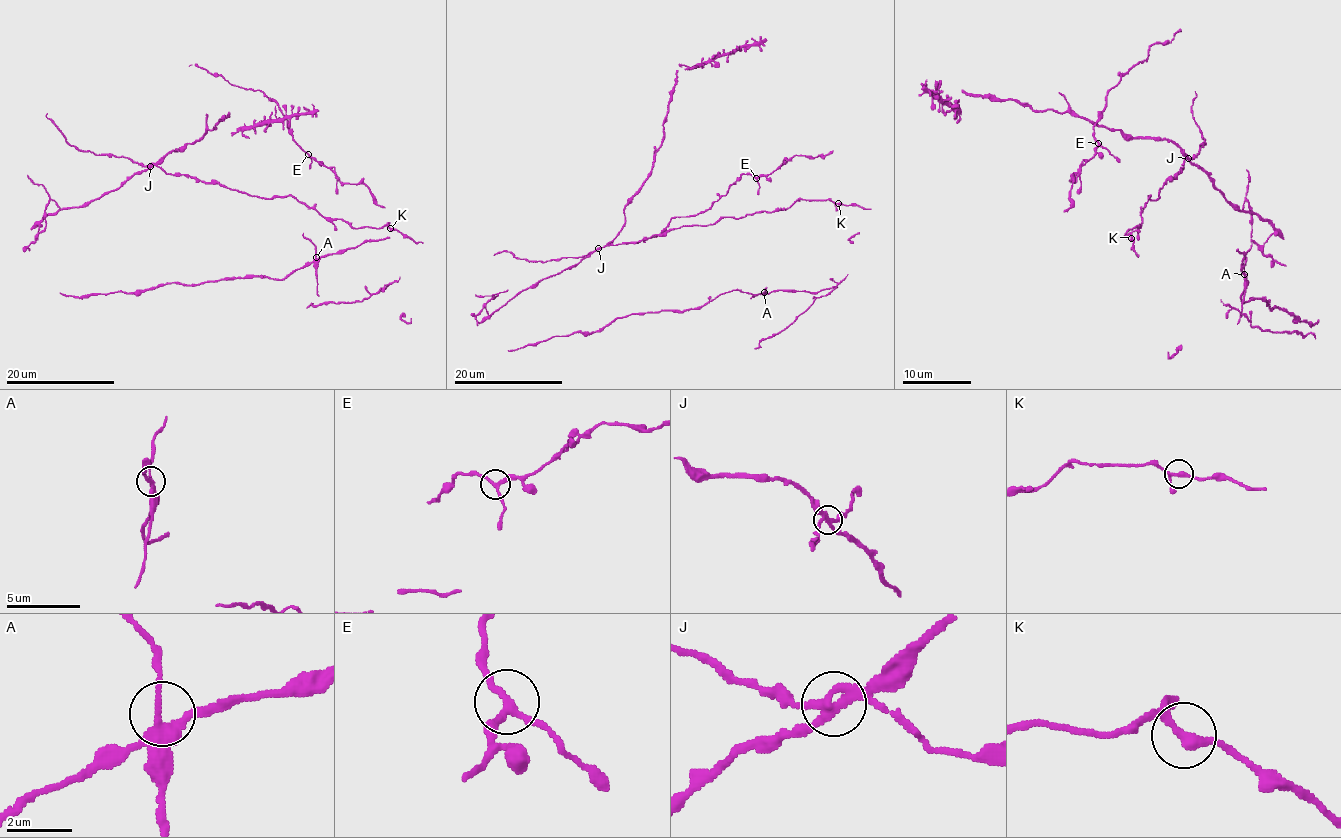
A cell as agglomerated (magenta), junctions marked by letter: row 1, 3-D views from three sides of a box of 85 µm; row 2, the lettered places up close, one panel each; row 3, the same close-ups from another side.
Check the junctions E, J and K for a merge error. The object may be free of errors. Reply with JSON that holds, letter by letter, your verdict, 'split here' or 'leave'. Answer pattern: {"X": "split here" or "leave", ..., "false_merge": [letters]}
{"E": "leave", "J": "split here", "K": "leave", "false_merge": ["J"]}

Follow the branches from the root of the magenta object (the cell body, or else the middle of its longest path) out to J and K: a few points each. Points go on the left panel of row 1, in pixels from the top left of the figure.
J: (38, 232), (46, 216), (59, 209), (86, 205), (150, 166)
K: (38, 232), (46, 216), (86, 205), (153, 165), (253, 196), (293, 196), (355, 228), (390, 228)

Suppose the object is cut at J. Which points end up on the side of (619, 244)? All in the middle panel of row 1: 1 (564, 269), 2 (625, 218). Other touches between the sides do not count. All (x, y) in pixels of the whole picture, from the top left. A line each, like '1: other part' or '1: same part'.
1: other part
2: other part

